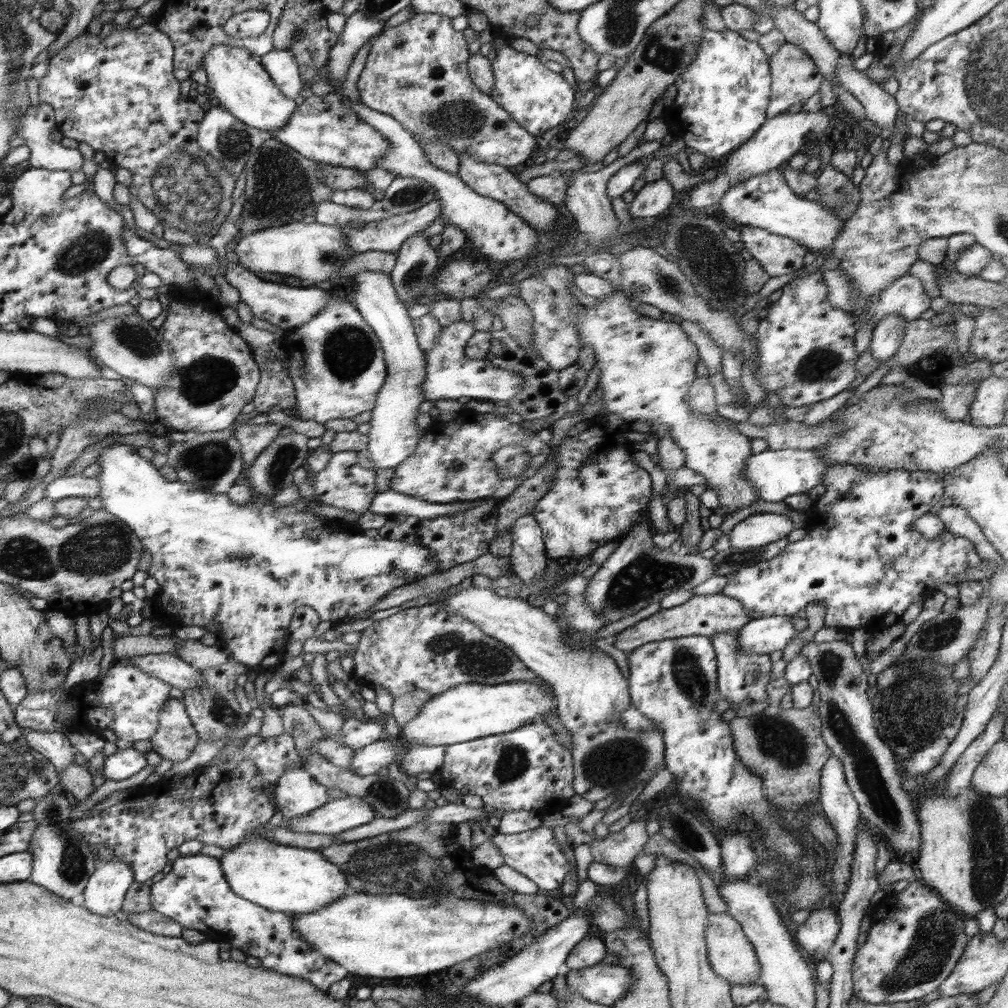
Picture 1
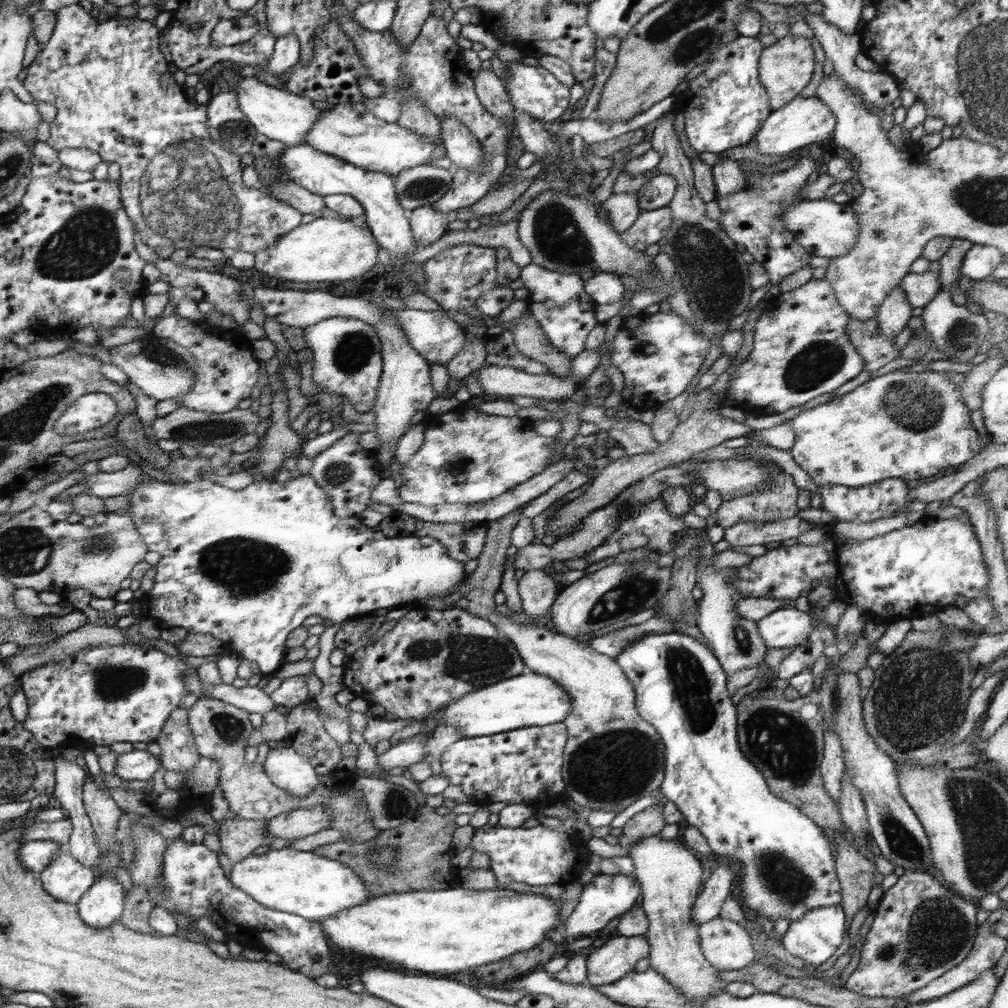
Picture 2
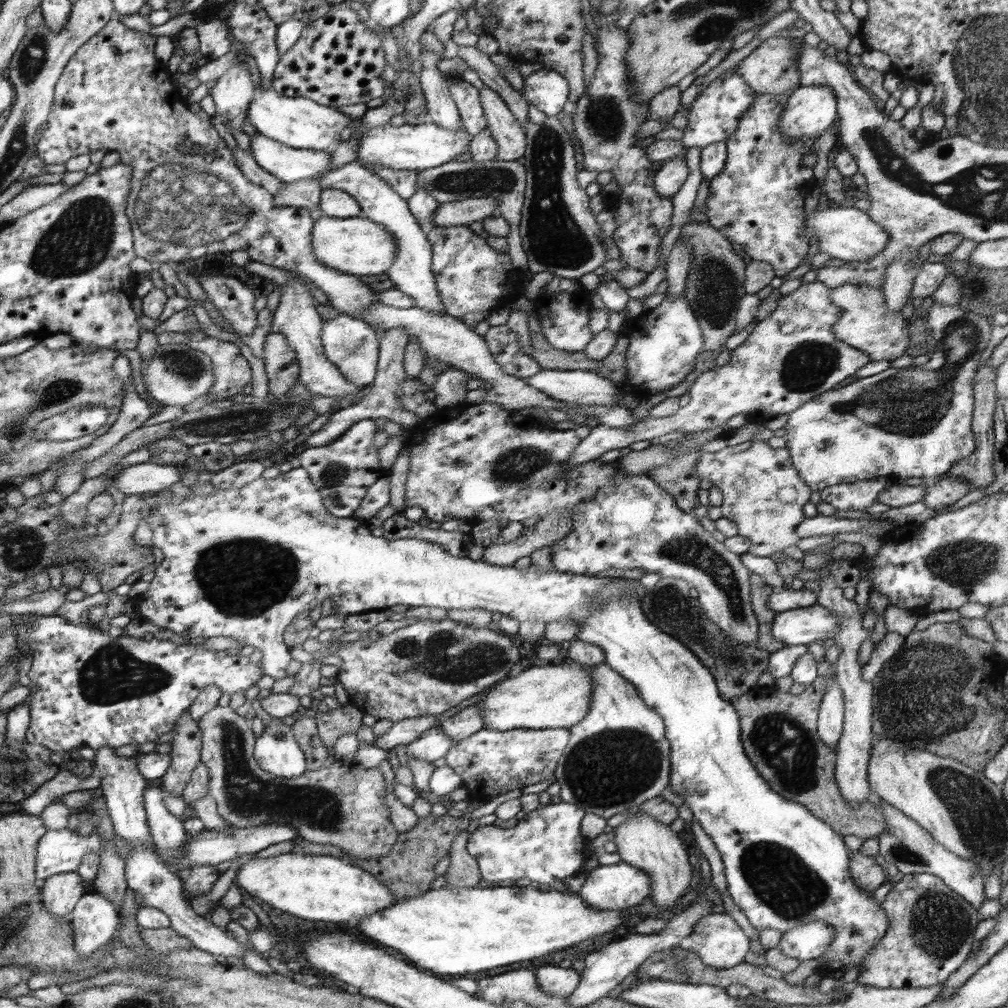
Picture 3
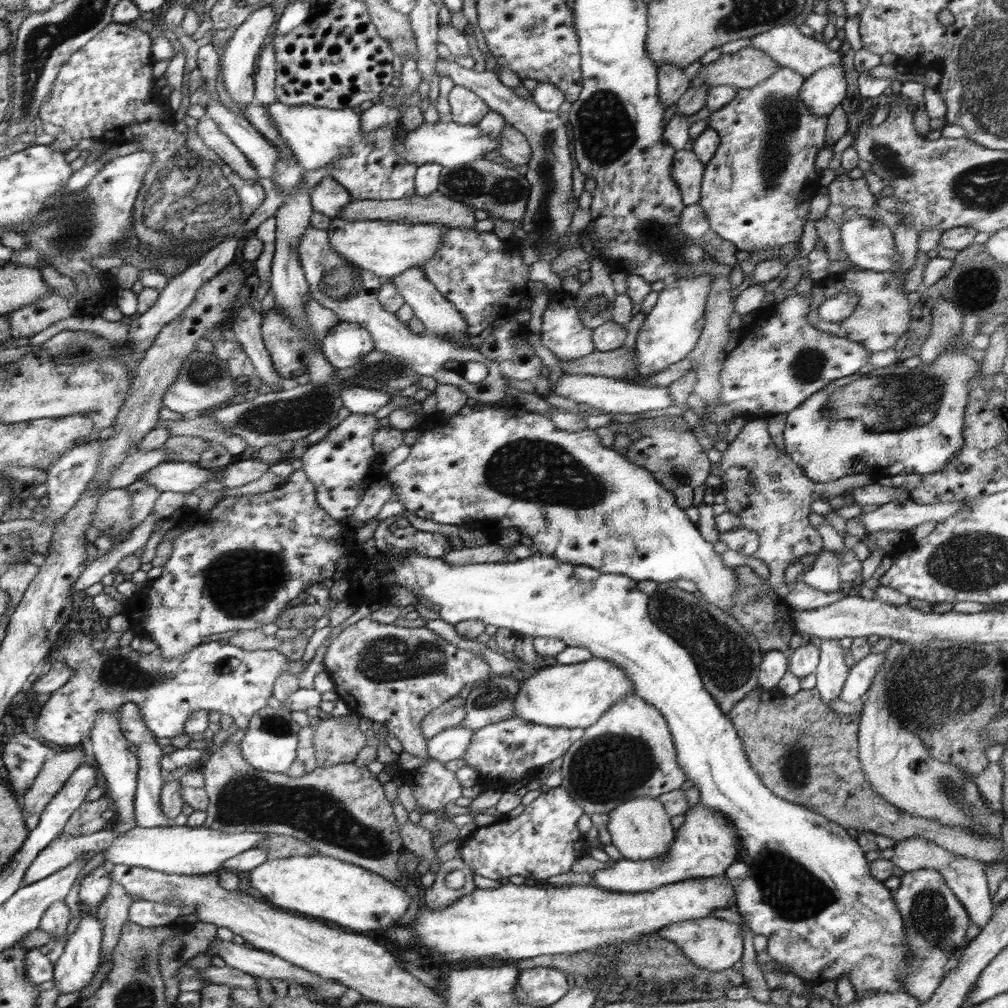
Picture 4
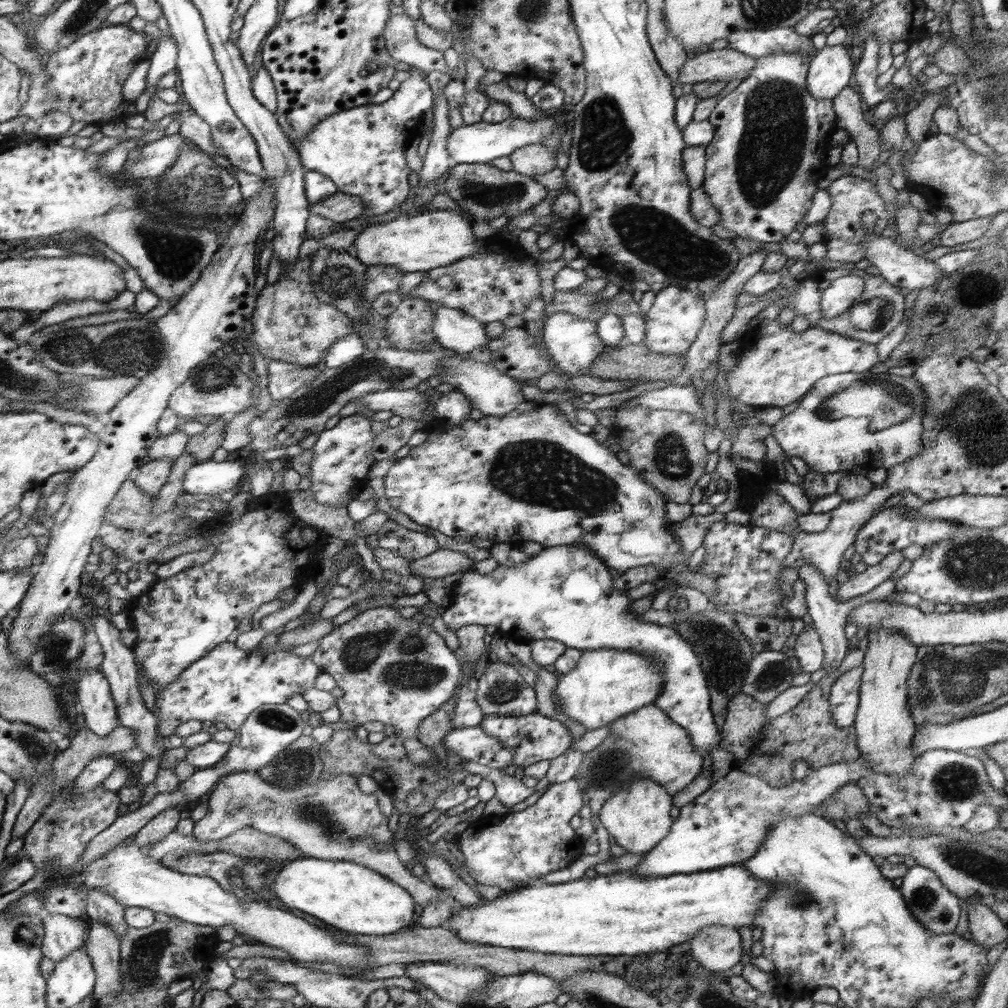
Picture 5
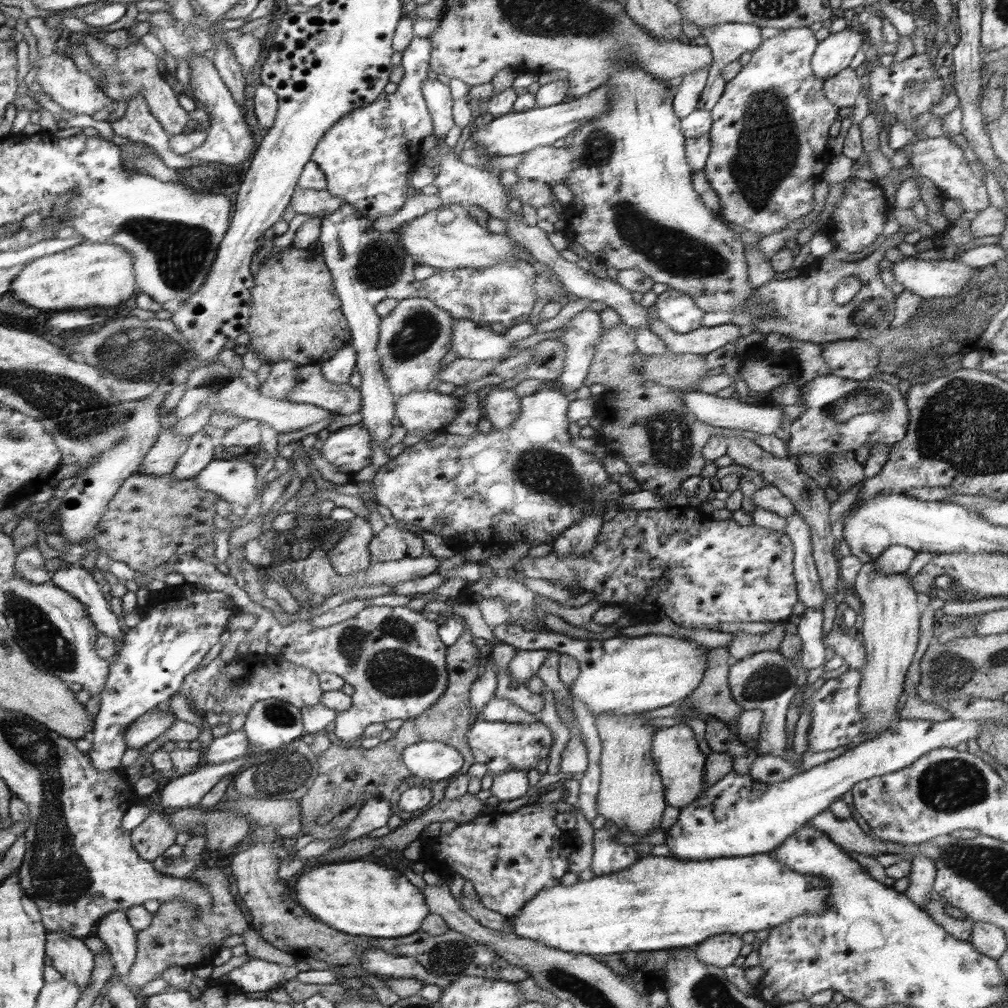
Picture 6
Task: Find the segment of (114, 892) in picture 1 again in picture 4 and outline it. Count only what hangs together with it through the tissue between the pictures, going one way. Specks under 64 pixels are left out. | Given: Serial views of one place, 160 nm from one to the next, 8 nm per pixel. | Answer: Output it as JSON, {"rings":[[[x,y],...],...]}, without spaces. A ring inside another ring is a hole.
{"rings":[[[82,908],[78,927],[66,940],[62,956],[53,964],[53,980],[61,994],[80,993],[84,986],[92,982],[94,974],[101,966],[102,923],[95,914],[96,912],[92,909]]]}

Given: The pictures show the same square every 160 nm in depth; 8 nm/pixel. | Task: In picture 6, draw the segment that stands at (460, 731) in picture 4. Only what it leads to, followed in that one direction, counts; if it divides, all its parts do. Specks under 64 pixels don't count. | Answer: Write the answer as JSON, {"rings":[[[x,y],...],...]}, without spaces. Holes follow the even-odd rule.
{"rings":[[[480,718],[467,730],[465,741],[475,762],[486,764],[497,775],[516,770],[530,771],[540,760],[549,757],[554,736],[541,721],[518,726],[506,722],[488,722]]]}

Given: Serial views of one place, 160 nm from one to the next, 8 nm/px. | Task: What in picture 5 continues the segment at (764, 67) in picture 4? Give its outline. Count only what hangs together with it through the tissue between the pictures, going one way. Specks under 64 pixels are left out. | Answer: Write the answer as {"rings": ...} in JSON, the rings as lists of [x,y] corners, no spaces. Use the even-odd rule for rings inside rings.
{"rings":[[[728,47],[721,50],[710,49],[697,53],[693,58],[688,57],[677,72],[677,80],[686,88],[700,81],[728,83],[734,78],[743,81],[756,63],[756,58]]]}

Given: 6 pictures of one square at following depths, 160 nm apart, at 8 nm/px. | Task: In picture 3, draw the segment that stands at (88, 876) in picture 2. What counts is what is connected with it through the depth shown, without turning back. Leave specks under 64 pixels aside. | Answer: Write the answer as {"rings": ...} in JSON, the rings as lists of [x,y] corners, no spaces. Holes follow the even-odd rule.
{"rings":[[[76,871],[48,877],[40,886],[42,902],[58,918],[72,914],[84,894],[81,875]]]}

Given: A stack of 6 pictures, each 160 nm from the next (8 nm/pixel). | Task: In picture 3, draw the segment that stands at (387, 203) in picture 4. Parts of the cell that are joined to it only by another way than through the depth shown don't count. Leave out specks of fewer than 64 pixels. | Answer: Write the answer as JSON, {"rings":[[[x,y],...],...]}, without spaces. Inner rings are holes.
{"rings":[[[467,197],[453,202],[440,203],[434,225],[438,227],[470,227],[474,222],[483,222],[498,213],[494,199]]]}

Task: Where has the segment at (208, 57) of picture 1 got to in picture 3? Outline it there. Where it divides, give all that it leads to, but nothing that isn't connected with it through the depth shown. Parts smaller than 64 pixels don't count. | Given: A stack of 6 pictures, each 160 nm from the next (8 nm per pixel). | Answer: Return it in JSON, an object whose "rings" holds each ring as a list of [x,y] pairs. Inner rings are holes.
{"rings":[[[274,89],[262,90],[260,98],[250,101],[247,119],[253,124],[258,133],[272,140],[281,142],[296,150],[323,150],[332,151],[335,145],[339,144],[348,134],[348,126],[353,121],[347,114],[344,114],[335,107],[322,106],[314,102],[314,99],[304,97],[290,97],[283,95]]]}

